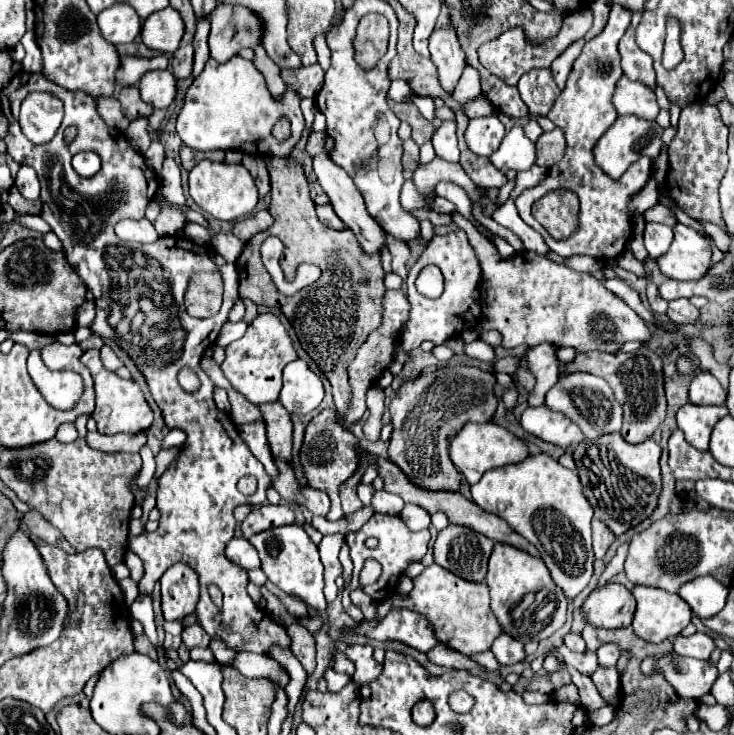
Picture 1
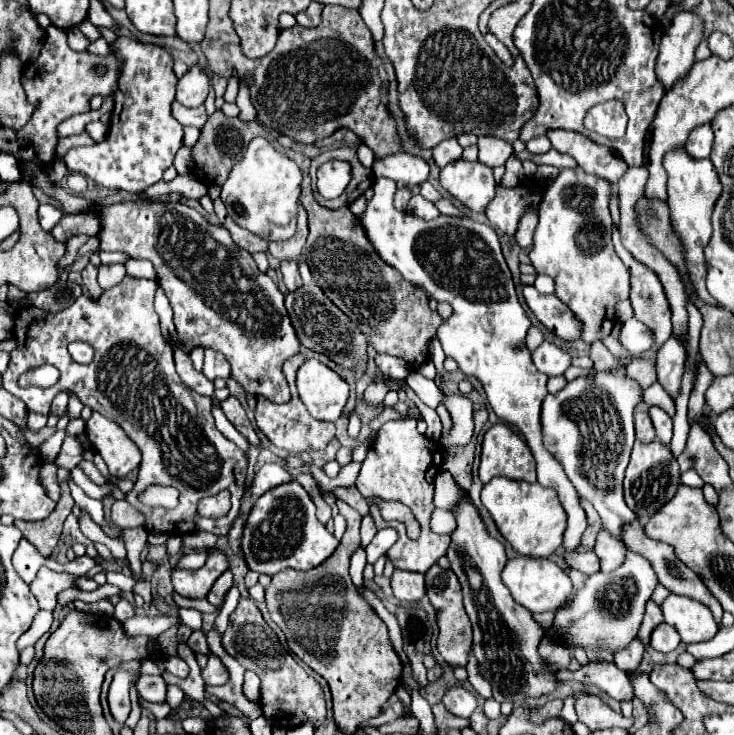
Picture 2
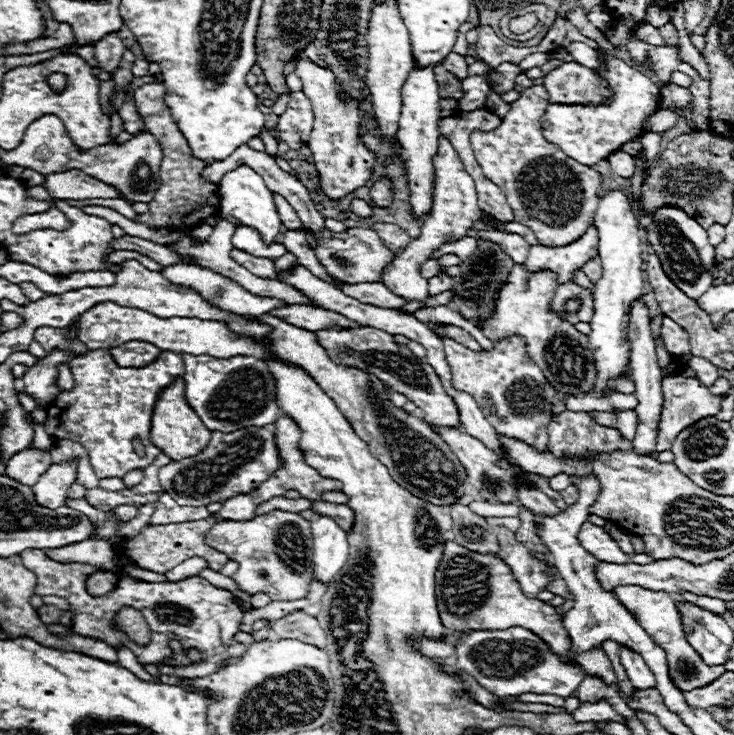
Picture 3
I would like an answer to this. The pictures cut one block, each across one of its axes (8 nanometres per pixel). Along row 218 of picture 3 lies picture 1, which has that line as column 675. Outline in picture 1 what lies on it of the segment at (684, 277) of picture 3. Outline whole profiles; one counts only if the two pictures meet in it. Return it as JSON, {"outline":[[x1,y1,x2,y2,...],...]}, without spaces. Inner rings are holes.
{"outline":[[674,652,662,658,656,656,644,658,640,670,646,676,652,676,654,672,660,670,660,674,668,680,668,684,672,684,674,692,680,698,692,698,692,700,700,700,704,694,708,694,718,678,718,670,710,662,676,656]]}

